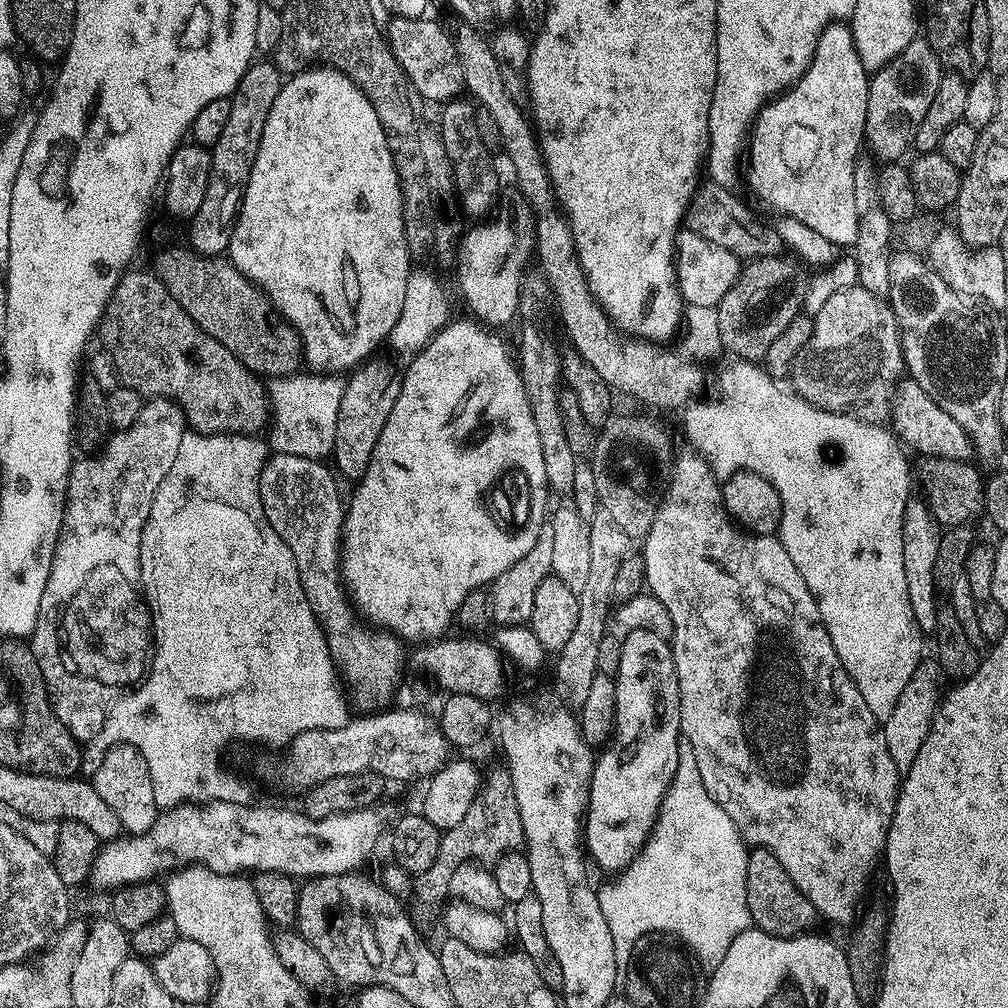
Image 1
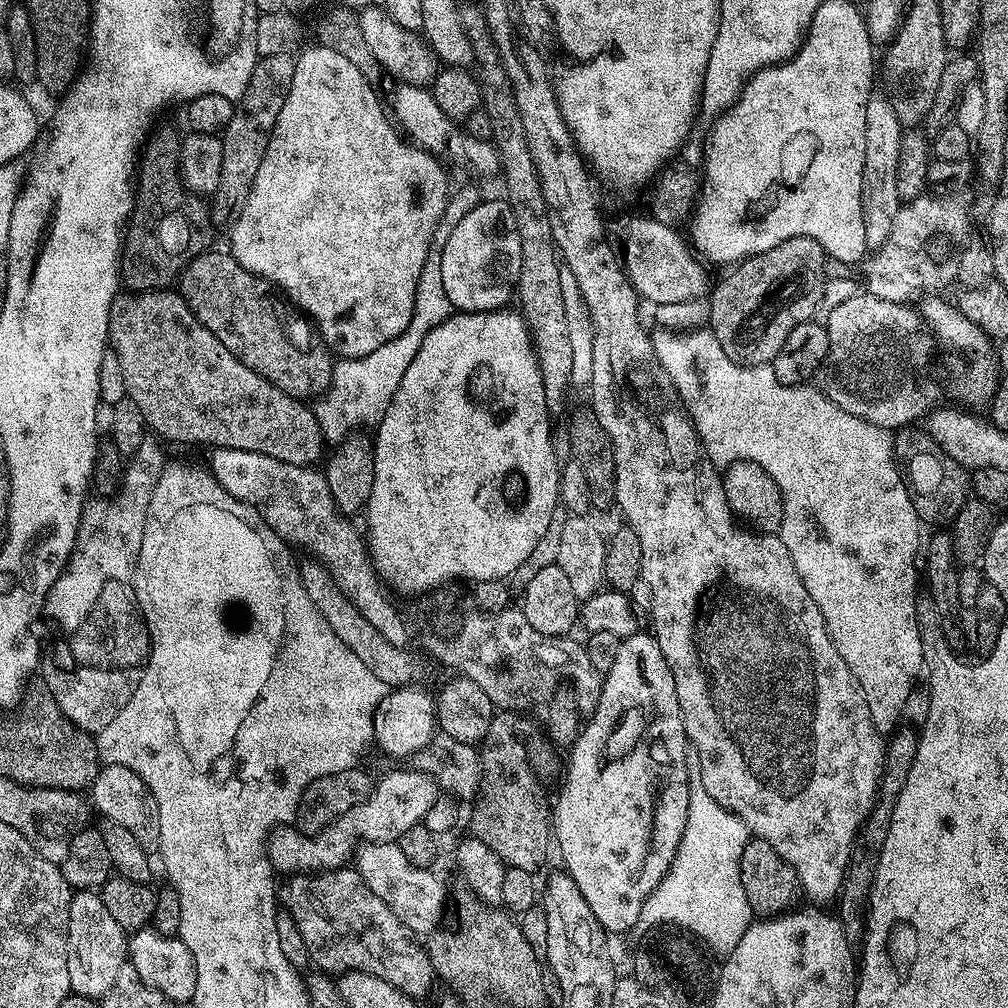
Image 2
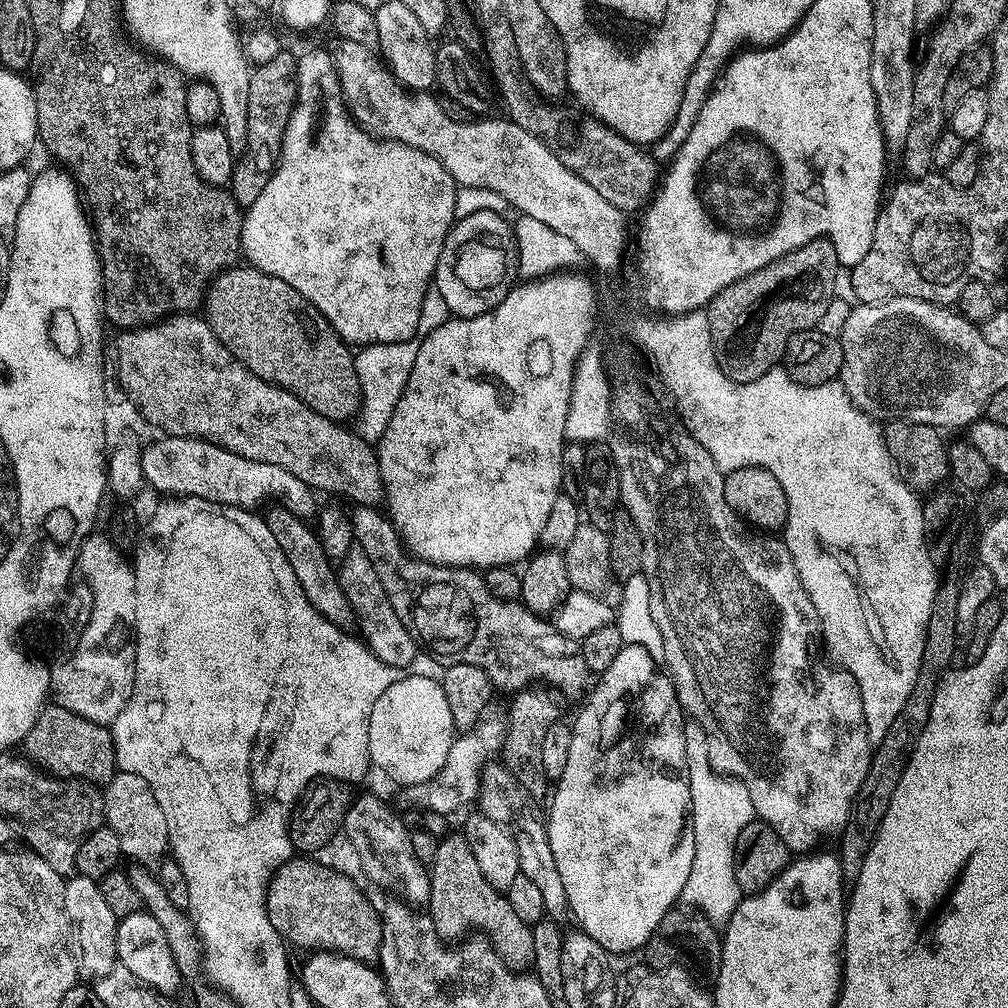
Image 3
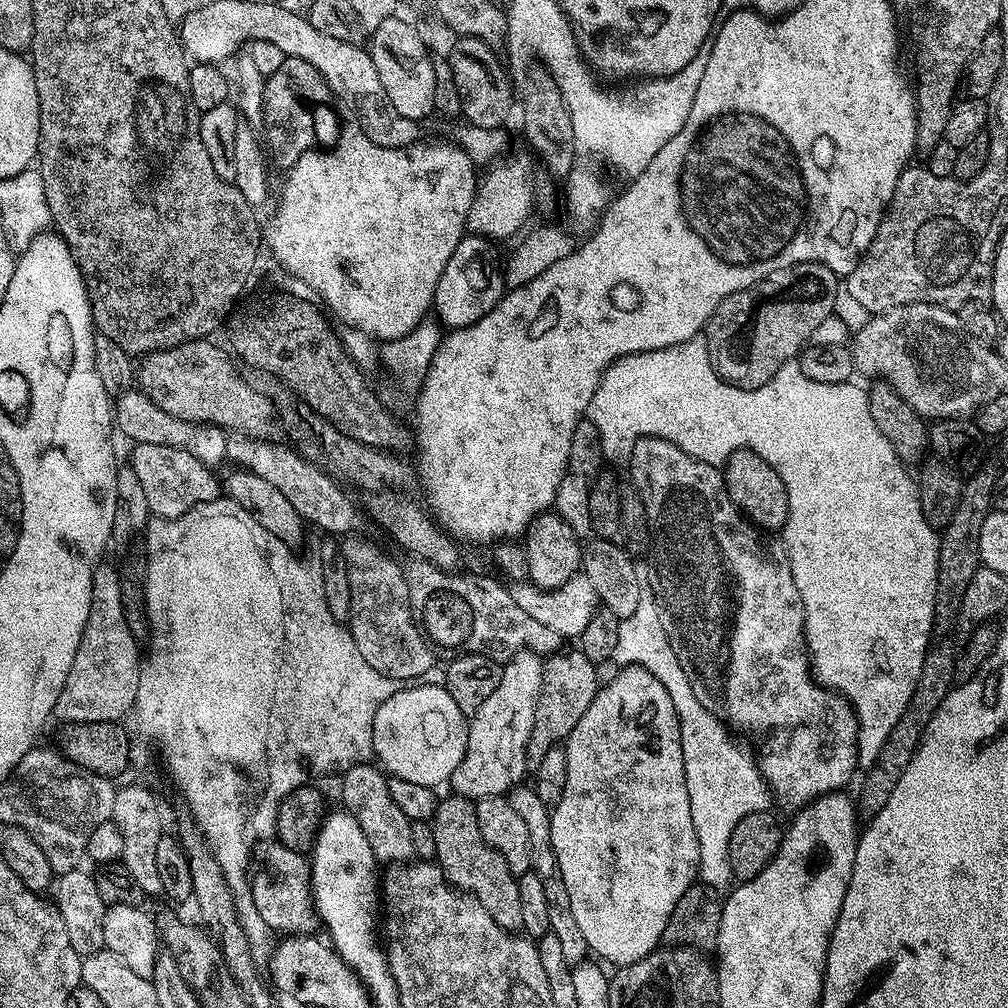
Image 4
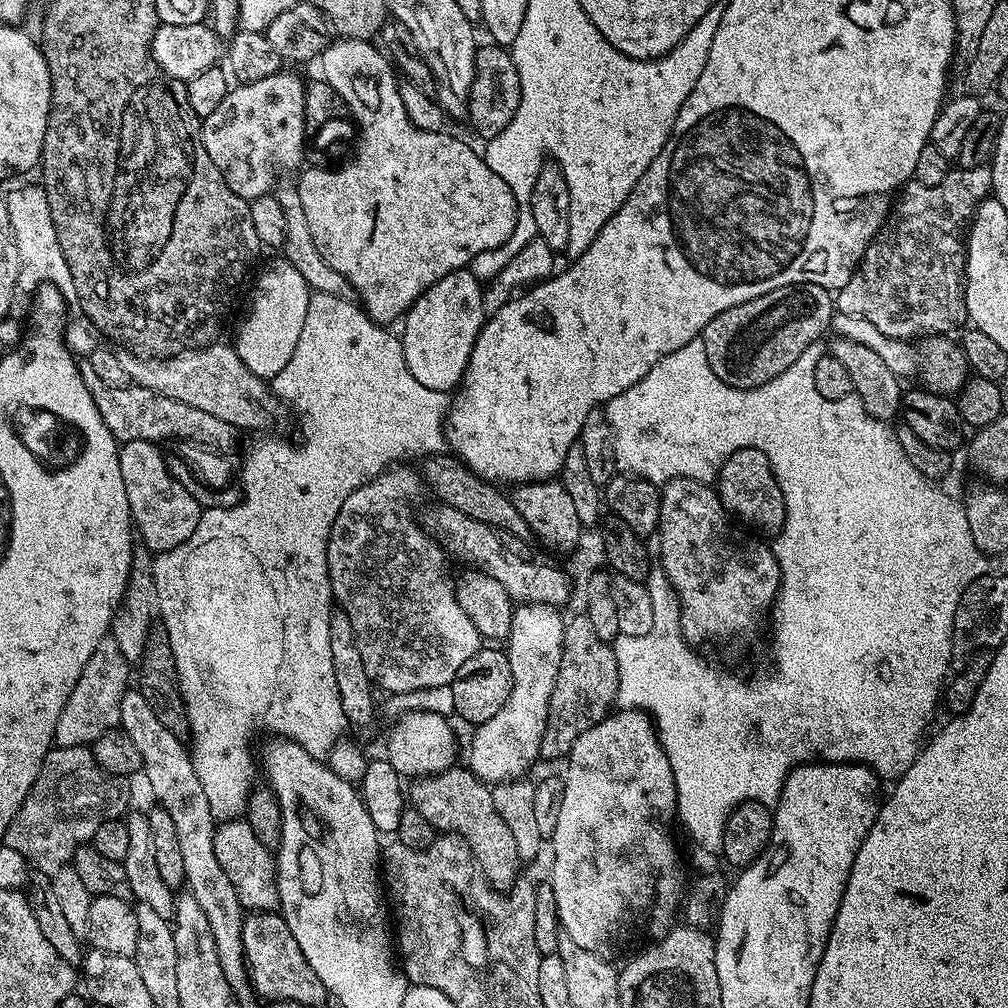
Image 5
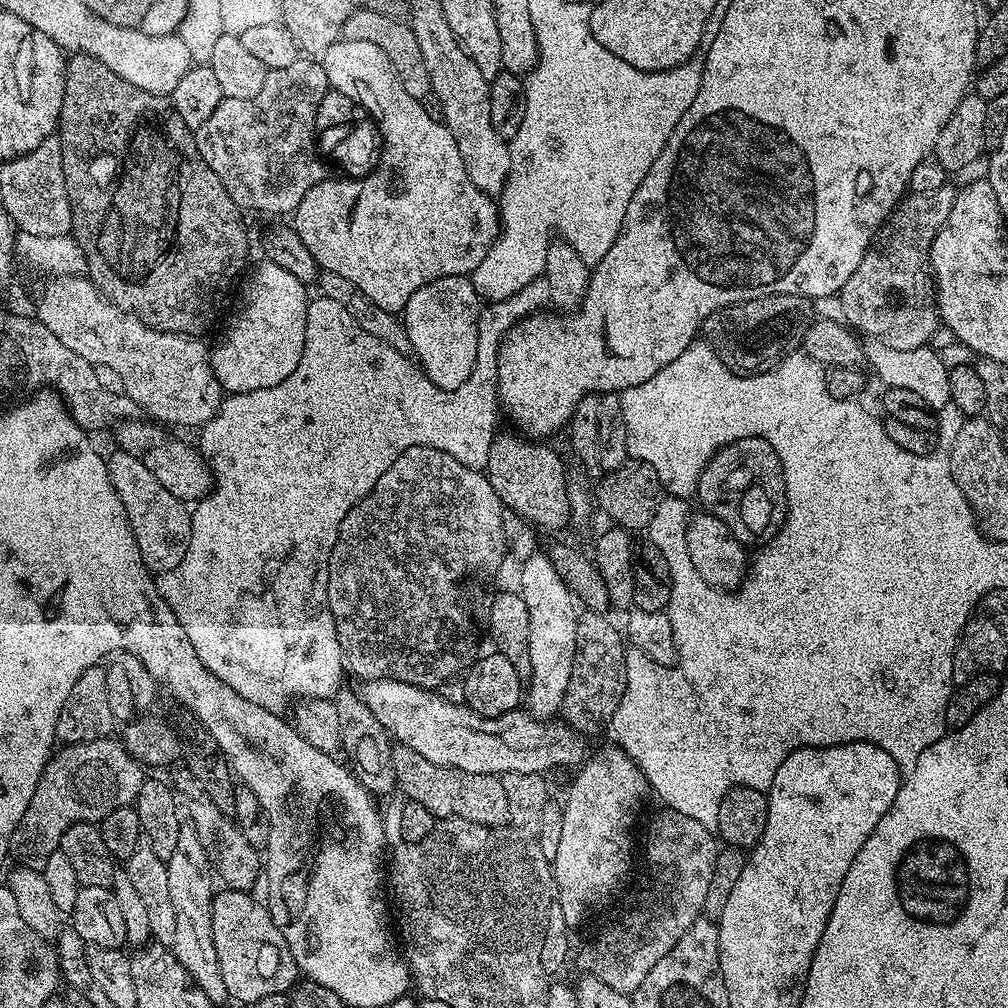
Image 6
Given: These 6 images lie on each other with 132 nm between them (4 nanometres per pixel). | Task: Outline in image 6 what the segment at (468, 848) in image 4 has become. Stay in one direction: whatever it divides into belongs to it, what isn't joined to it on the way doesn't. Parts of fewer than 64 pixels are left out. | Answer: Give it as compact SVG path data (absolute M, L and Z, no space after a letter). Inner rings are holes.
M396 744L392 750L396 787L407 799L422 802L426 810L437 816L461 816L470 822L489 826L504 826L510 821L510 805L506 802L506 790L502 790L500 777L490 774L466 774L446 766L434 766L426 762L422 754L410 750L410 746Z

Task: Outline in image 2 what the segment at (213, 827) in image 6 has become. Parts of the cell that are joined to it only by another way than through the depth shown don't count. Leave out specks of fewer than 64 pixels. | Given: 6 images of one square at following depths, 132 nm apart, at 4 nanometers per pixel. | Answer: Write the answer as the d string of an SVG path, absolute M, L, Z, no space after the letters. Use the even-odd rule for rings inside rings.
M345 866L336 869L334 872L317 872L315 874L296 874L291 877L292 880L288 885L283 885L282 888L282 904L283 907L289 912L294 918L294 922L298 922L298 930L302 934L302 942L306 942L306 950L308 951L311 963L317 964L319 971L324 974L337 973L343 974L345 972L364 972L368 976L374 978L382 978L382 982L390 982L390 986L394 986L398 990L405 992L407 996L413 998L424 998L424 995L432 988L432 980L437 979L437 974L432 968L432 963L428 957L428 949L418 939L415 932L410 930L410 926L406 926L406 922L401 922L396 915L394 910L390 910L390 906L386 902L382 902L382 898L378 898L378 894L374 894L374 890L370 890L370 886L366 886L366 882L361 878L359 872L356 871L355 867Z

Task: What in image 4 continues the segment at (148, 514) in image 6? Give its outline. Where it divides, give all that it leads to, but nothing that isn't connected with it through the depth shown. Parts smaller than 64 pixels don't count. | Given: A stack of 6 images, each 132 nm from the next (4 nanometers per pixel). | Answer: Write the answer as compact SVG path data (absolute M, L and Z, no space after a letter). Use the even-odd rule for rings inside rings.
M138 444L131 449L130 467L138 476L139 485L149 502L149 510L153 517L161 520L173 520L186 514L194 506L205 504L211 500L219 500L222 496L222 484L211 467L204 465L185 448L174 446L150 446Z

